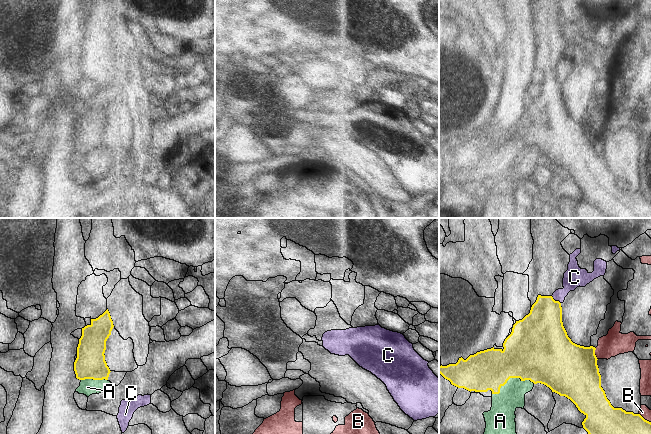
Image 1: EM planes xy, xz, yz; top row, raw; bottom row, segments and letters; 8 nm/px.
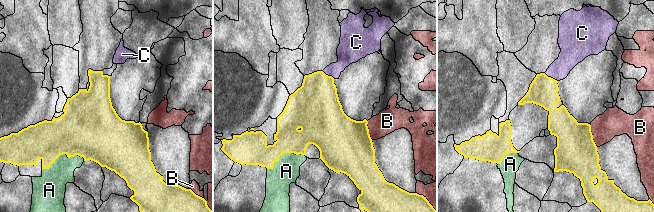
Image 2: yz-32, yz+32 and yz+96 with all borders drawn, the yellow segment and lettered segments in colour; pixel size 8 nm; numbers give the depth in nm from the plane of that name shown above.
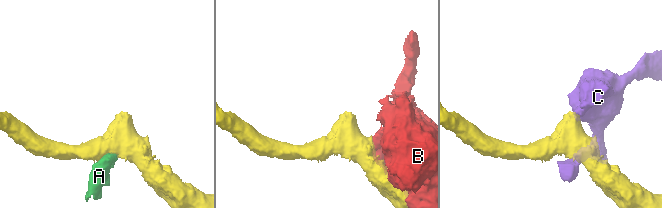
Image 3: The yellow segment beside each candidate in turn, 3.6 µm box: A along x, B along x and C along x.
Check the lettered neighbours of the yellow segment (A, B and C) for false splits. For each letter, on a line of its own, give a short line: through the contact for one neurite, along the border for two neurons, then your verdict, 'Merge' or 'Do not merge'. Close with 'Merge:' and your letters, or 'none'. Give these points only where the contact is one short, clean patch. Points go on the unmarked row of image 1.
A: Do not merge
B: Do not merge
C: Line: yz (551, 72), (560, 79). Do not merge
Merge: none.

